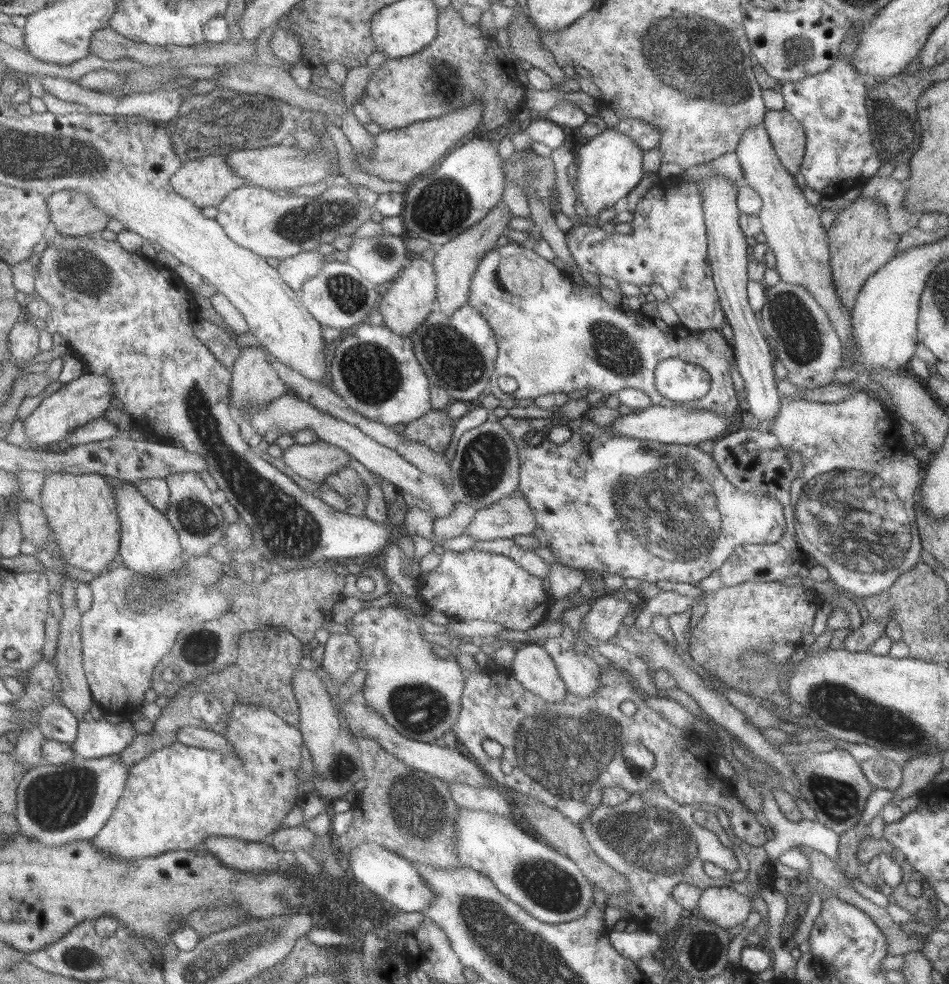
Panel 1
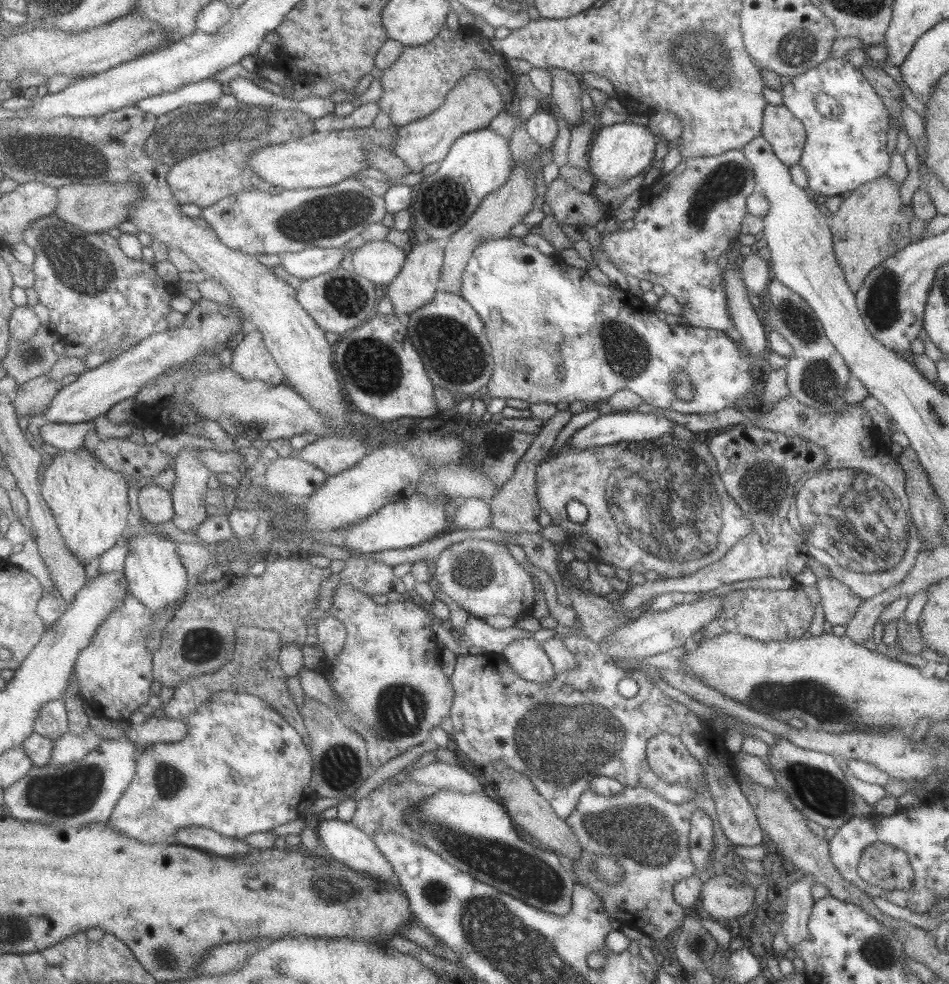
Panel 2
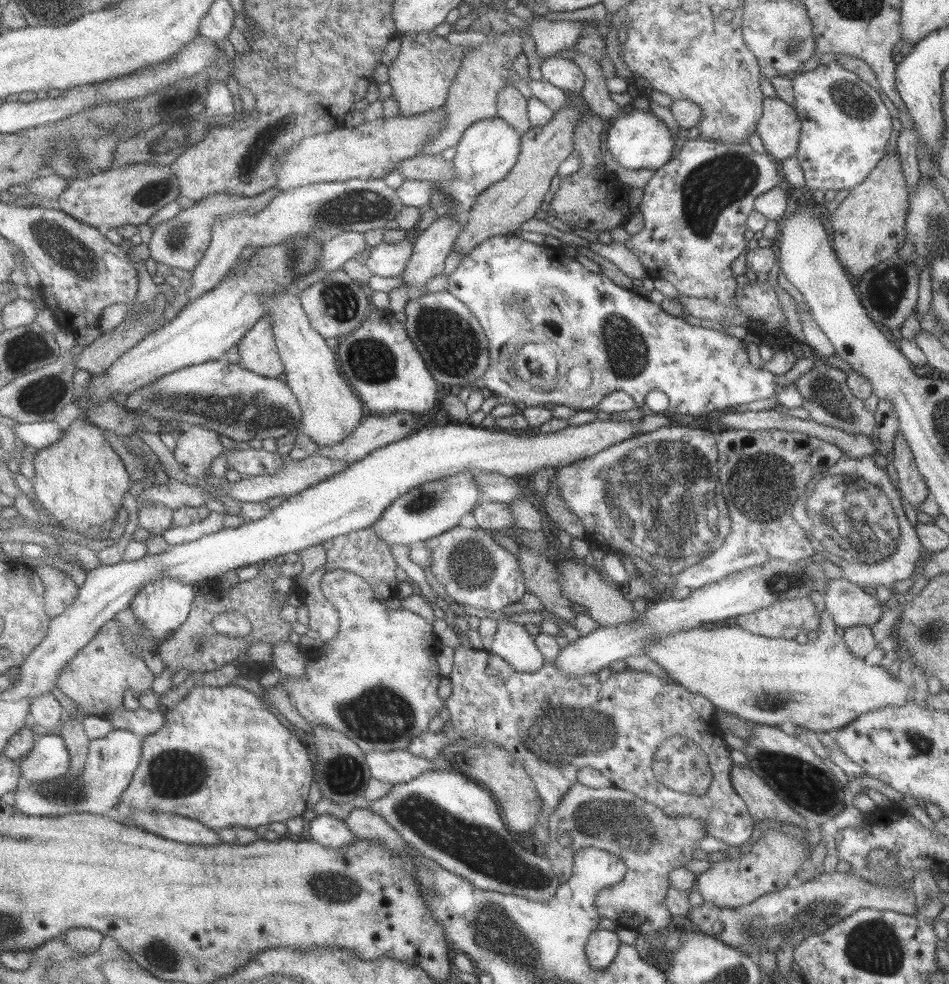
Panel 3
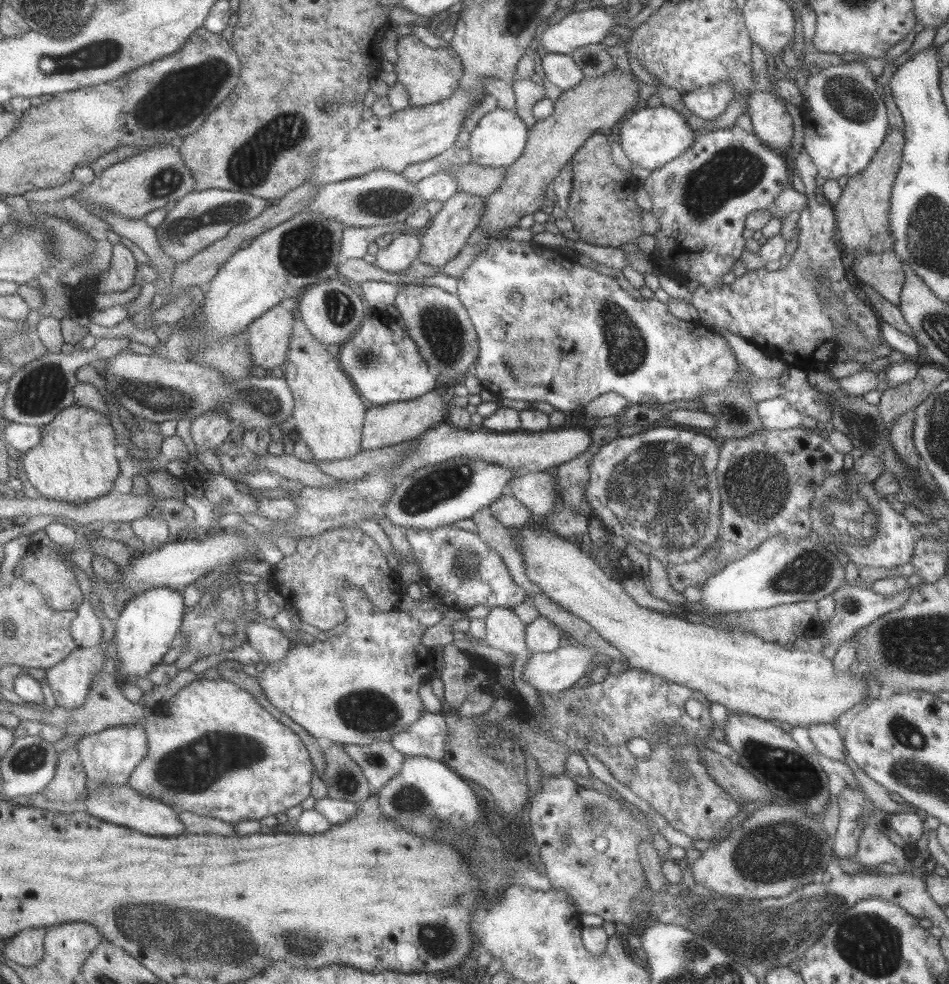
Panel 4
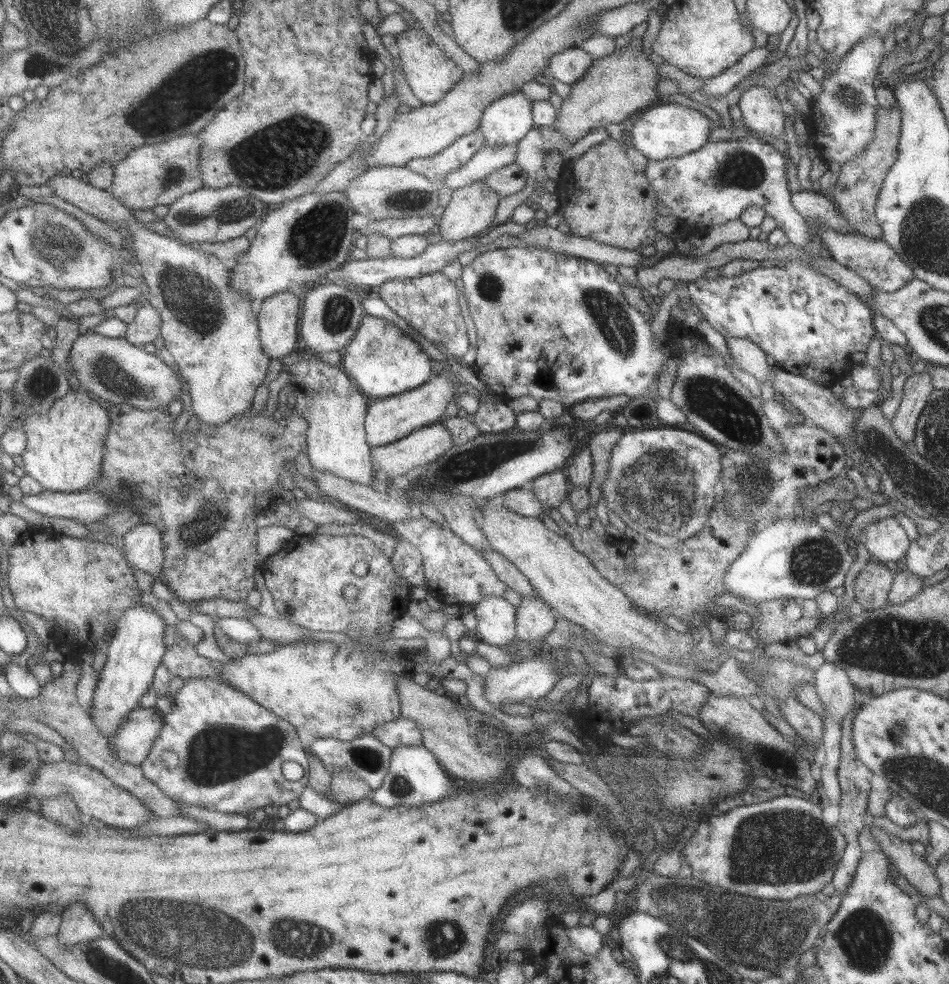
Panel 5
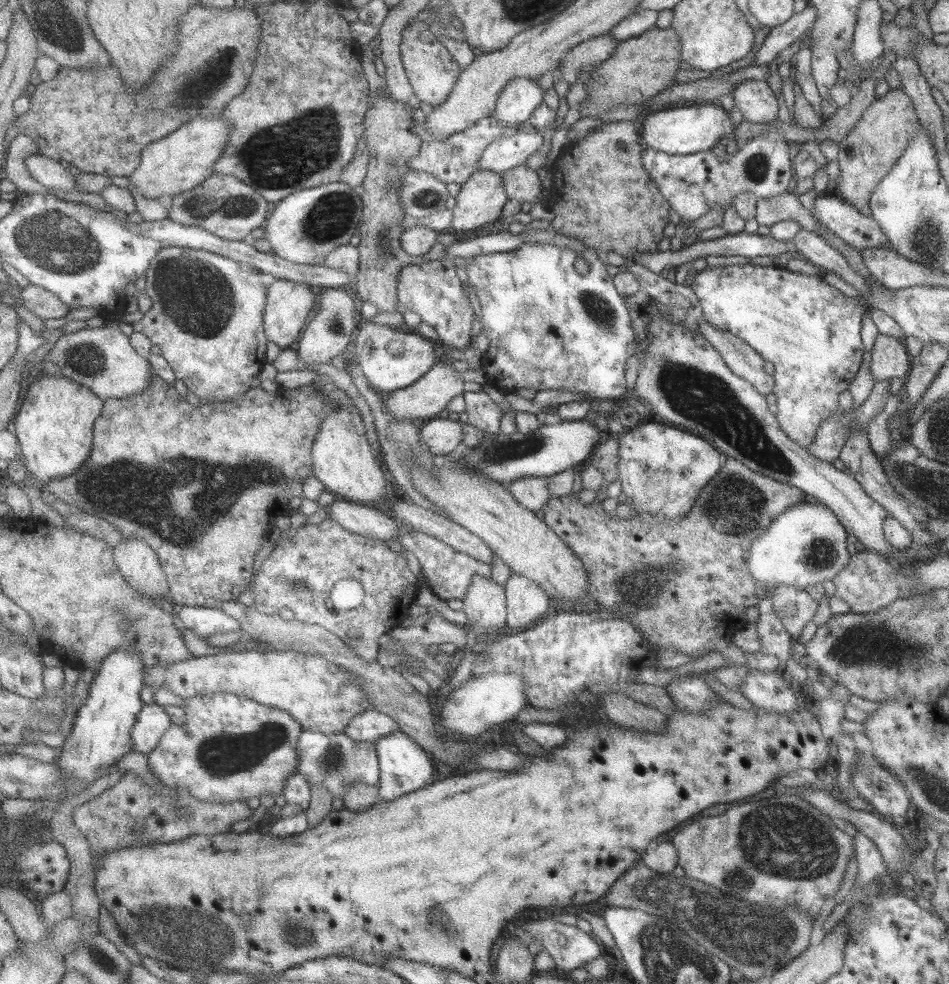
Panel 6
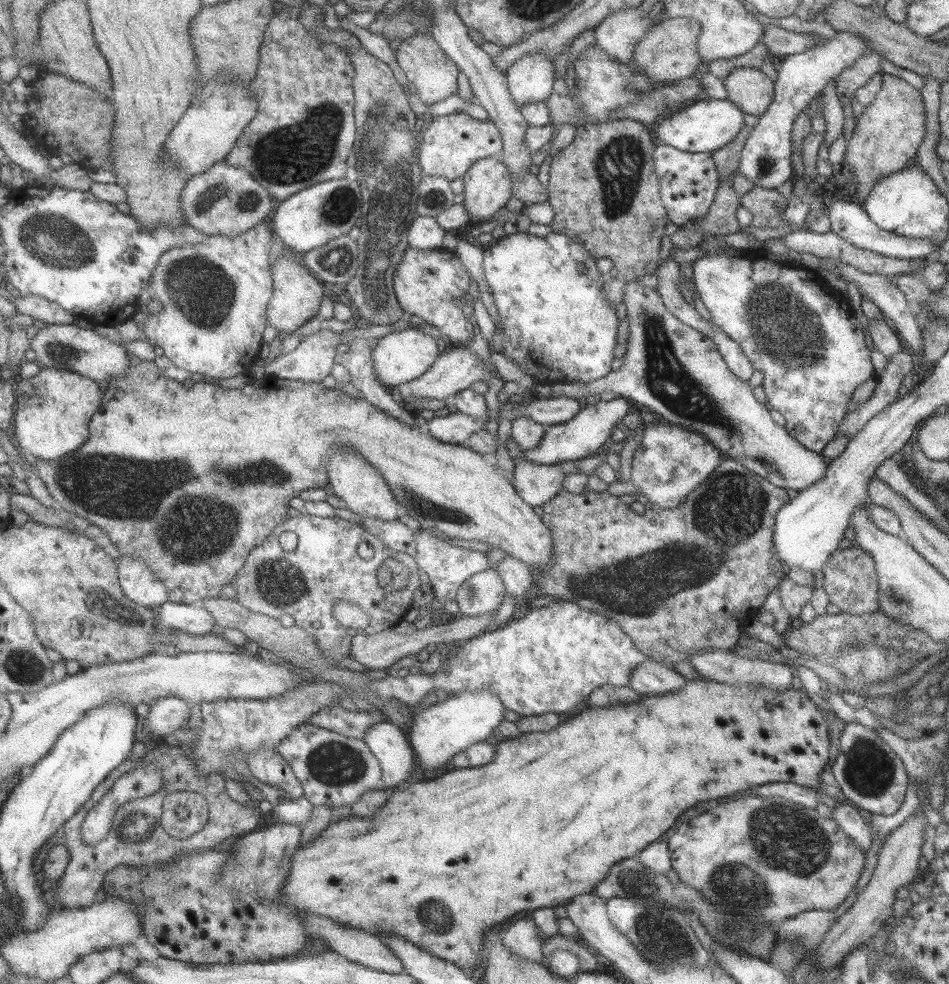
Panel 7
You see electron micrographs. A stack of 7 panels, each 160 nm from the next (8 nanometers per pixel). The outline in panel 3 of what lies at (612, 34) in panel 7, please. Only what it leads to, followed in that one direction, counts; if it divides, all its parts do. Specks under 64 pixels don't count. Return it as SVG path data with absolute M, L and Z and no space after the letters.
M549 56L540 64L541 78L549 85L563 92L581 92L584 90L583 73L572 62L567 62L557 56Z

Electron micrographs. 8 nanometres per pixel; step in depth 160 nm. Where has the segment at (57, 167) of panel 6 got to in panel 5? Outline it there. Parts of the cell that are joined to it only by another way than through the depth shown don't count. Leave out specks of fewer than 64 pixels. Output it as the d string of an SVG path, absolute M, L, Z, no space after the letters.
M77 174L57 175L48 182L48 186L59 198L101 221L126 223L127 227L119 228L119 231L123 234L131 232L134 236L130 244L137 252L142 277L150 291L149 303L161 313L163 319L160 336L164 340L166 350L174 357L177 369L190 386L194 412L201 423L216 427L231 421L238 414L249 412L257 388L267 378L271 358L262 343L259 317L253 310L254 302L245 300L243 294L237 292L232 283L234 282L232 267L216 254L206 253L198 246L186 245L181 240L161 236L150 228L145 228L143 222L140 222L134 212L113 194L111 188L105 190L97 188L89 182L80 180Z

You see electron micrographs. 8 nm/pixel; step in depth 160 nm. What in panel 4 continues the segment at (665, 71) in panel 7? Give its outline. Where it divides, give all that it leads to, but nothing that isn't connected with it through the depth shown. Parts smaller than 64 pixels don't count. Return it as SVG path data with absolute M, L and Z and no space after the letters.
M618 67L608 71L601 78L583 78L577 86L567 88L557 98L551 114L528 129L524 150L506 168L504 183L485 198L478 227L487 230L487 237L502 234L506 229L515 227L523 215L539 209L543 204L545 188L551 184L559 170L570 162L581 144L593 133L610 129L615 122L621 122L635 106L639 82L633 82L632 77Z

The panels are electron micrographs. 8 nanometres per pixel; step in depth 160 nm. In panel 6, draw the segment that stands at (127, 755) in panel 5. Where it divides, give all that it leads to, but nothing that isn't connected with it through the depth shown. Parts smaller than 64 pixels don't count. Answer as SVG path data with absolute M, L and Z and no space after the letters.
M155 702L145 705L142 712L138 714L138 724L135 725L134 732L132 732L134 751L149 756L173 725L173 716L167 714L163 705Z

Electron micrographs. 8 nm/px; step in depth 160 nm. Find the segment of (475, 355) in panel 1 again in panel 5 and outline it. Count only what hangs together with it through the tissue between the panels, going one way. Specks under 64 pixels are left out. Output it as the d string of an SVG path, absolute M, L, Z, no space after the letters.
M437 271L415 278L392 278L378 289L379 297L405 319L411 328L436 345L448 356L453 365L459 364L469 344L461 308L457 304L457 288L448 277Z

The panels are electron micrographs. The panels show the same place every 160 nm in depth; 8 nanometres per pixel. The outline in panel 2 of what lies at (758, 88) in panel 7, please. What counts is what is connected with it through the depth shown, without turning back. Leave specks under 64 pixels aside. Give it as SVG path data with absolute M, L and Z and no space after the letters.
M782 104L764 106L760 135L782 164L787 167L799 164L806 141L804 126Z

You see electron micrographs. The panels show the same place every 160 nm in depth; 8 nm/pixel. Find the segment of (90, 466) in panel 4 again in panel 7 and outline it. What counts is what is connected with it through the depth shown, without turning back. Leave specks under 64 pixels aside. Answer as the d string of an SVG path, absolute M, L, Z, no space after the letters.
M43 367L37 376L19 379L16 392L18 404L14 426L21 453L26 454L31 459L45 460L61 458L87 442L91 419L103 404L105 397L104 386L95 382L95 379L83 376L80 372L74 370L55 367Z

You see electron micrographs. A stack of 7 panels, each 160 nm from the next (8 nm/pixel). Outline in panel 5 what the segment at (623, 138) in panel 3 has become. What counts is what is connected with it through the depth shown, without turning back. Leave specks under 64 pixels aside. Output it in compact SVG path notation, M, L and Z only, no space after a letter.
M677 103L659 104L639 115L633 123L629 145L647 160L679 158L697 151L707 143L710 120L703 113Z

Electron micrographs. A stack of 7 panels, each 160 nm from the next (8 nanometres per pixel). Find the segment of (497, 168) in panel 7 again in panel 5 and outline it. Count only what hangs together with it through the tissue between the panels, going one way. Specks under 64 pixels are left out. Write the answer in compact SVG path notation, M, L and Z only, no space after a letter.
M483 181L472 182L467 186L455 189L450 195L450 201L445 205L439 216L435 231L441 236L441 241L458 241L470 237L477 237L488 231L493 225L495 207L501 197L491 190Z

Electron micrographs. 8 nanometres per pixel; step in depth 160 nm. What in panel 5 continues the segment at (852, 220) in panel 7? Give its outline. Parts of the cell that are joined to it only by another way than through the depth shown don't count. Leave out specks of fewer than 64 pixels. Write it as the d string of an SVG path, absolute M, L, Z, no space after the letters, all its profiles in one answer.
M797 191L790 194L793 208L804 218L820 220L824 226L835 232L851 234L846 218L832 202L830 195L819 195L812 191Z

